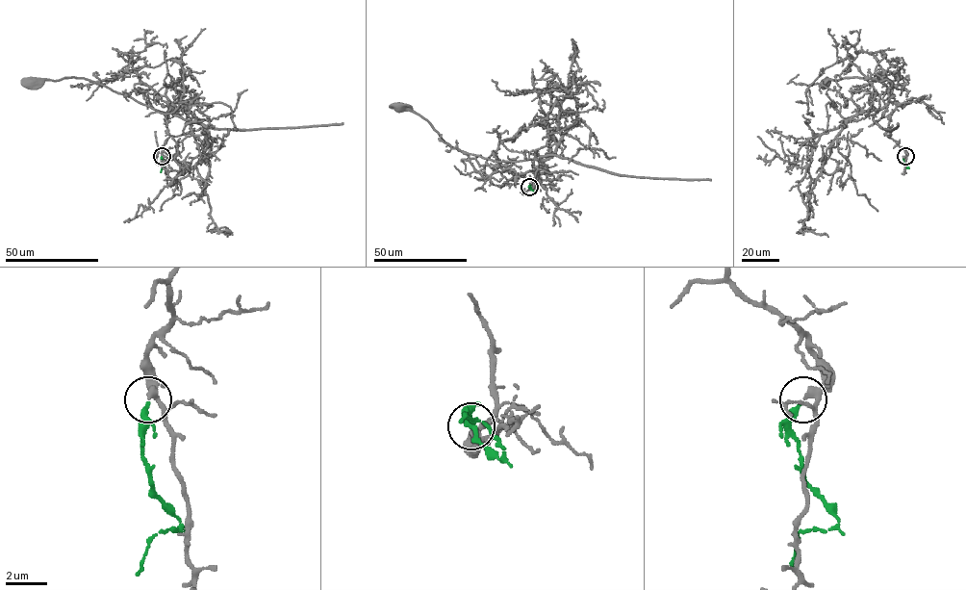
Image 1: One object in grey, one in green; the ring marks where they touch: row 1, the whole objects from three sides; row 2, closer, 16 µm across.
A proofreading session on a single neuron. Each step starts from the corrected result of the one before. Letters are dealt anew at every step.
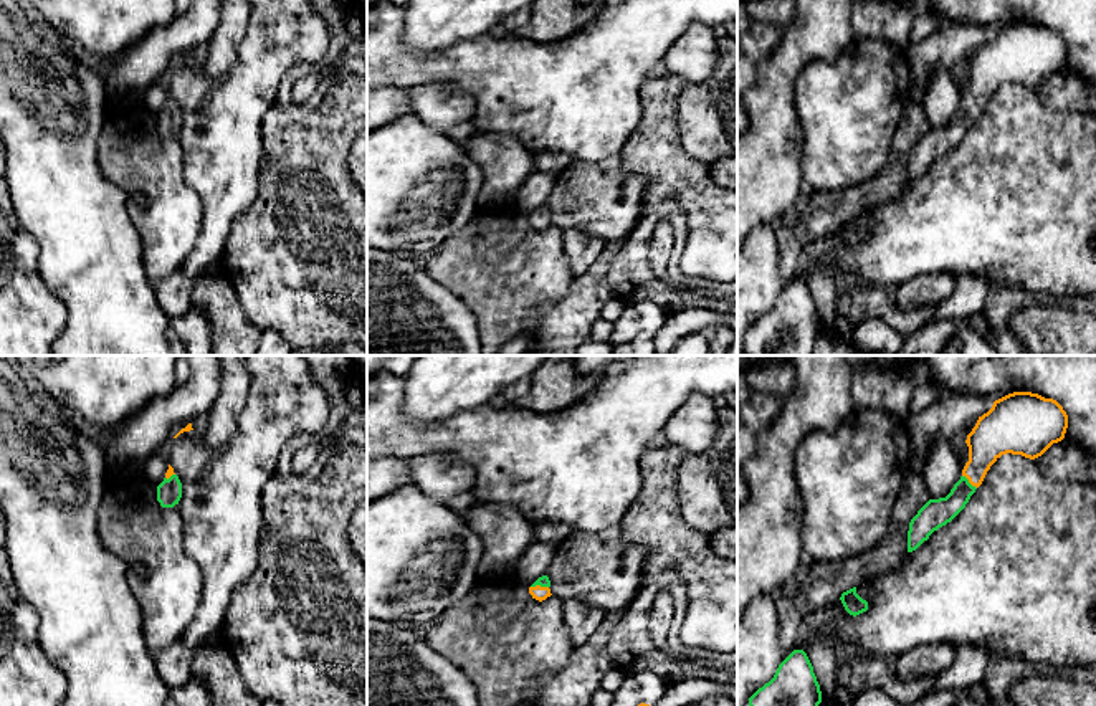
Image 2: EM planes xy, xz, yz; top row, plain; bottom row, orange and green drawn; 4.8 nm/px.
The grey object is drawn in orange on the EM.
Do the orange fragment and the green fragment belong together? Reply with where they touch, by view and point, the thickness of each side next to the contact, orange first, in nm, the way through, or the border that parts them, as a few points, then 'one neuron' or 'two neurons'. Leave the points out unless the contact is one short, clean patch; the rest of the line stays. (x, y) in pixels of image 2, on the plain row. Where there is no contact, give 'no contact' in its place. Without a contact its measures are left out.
yz (969, 111) | 200/140 nm | across yz (992, 66), (986, 73), (969, 111), (936, 143) | one neuron

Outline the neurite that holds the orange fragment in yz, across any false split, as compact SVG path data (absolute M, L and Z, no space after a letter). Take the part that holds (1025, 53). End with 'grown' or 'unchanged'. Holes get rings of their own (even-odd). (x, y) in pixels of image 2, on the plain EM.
M1013 21L994 31L967 64L969 91L946 127L929 129L909 152L908 182L916 180L939 157L951 152L982 114L990 96L1007 83L1035 89L1065 68L1068 45L1053 30Z; grown

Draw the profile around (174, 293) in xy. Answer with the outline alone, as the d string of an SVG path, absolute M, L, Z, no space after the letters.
M180 271L152 283L152 289L169 319L185 314L192 308L193 281L187 279Z

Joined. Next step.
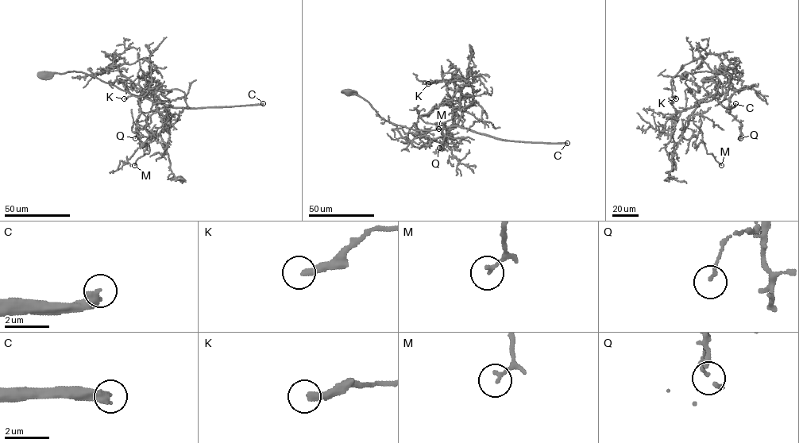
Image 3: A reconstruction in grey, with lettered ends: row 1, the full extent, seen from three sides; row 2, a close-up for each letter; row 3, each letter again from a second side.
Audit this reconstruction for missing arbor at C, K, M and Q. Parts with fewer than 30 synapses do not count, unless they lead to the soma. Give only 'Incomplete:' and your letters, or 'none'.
Incomplete: C

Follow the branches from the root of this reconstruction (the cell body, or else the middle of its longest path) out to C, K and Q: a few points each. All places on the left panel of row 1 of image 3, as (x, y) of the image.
C: (45, 74), (81, 71), (130, 94), (142, 95), (172, 107), (200, 108), (263, 103)
K: (45, 74), (81, 71), (111, 84), (123, 75), (137, 84), (150, 72), (148, 58), (148, 92), (124, 98)
Q: (45, 74), (81, 71), (111, 84), (123, 75), (137, 84), (142, 88), (141, 113), (135, 138)

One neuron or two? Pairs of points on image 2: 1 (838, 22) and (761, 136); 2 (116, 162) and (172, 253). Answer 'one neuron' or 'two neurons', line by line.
1: one neuron
2: one neuron

